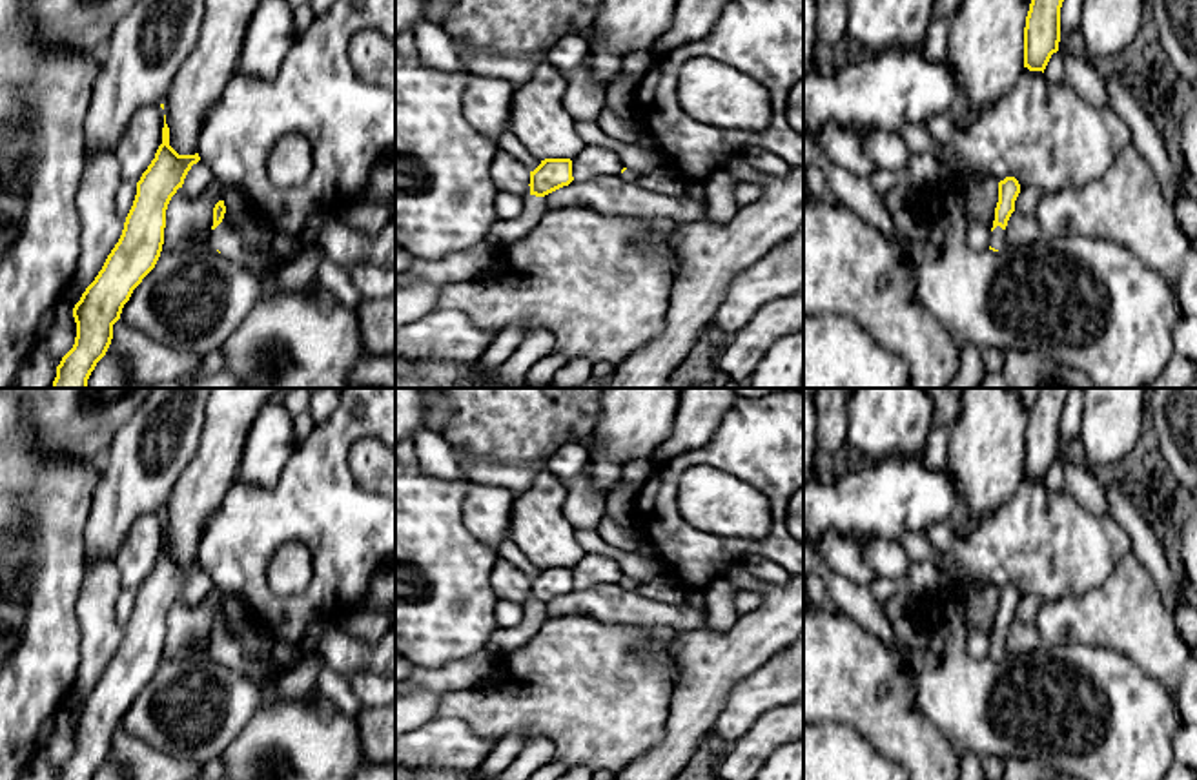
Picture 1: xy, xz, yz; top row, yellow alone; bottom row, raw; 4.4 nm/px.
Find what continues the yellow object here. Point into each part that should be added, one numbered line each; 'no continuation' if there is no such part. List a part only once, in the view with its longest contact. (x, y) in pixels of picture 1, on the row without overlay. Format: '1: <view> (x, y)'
1: yz (997, 644)

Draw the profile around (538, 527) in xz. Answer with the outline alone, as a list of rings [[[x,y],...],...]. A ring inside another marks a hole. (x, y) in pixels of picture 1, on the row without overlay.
[[[543,468],[530,488],[514,499],[508,538],[539,569],[572,569],[587,556],[563,514],[565,498],[567,483]]]

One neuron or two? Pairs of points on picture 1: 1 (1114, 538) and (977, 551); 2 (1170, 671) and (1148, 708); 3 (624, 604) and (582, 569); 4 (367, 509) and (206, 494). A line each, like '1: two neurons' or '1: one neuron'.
1: one neuron
2: two neurons
3: two neurons
4: two neurons

